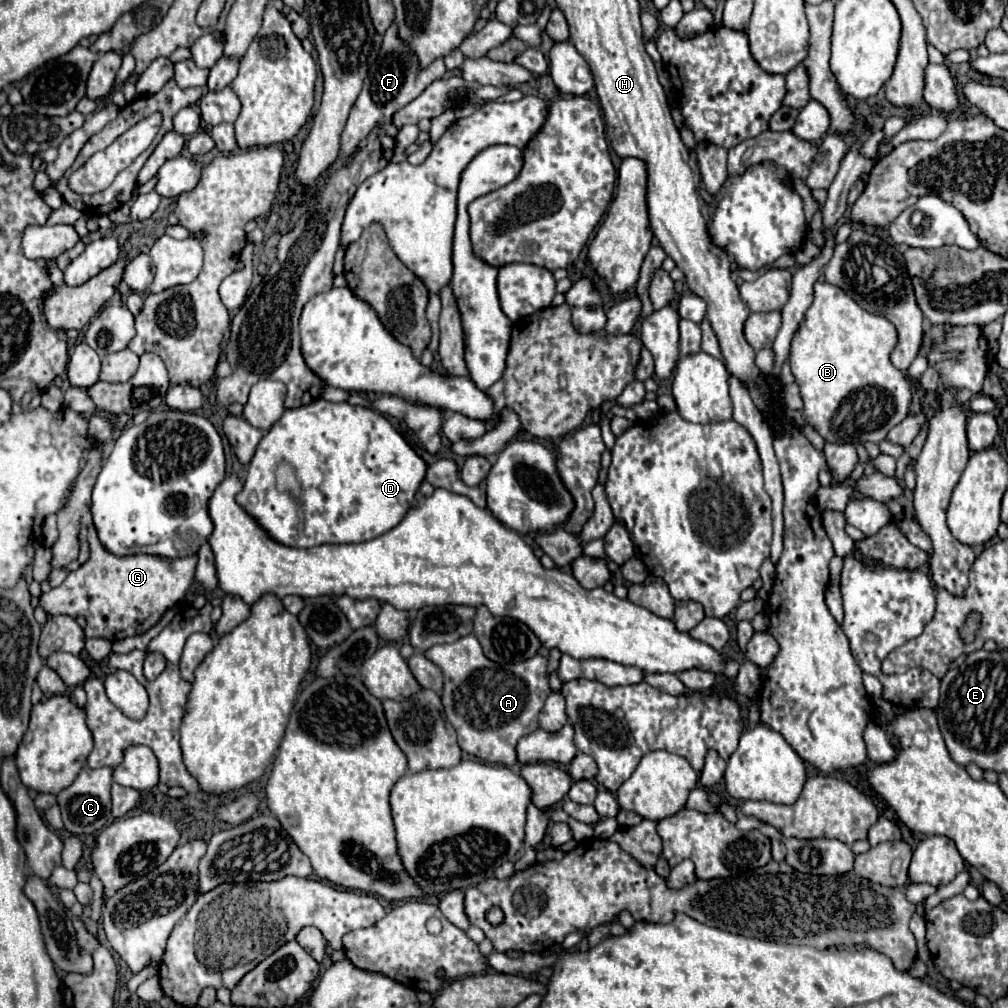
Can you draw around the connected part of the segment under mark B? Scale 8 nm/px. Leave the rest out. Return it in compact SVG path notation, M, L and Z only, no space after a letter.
M828 282L814 284L814 302L806 310L804 320L792 336L790 348L790 366L800 386L804 400L804 412L786 410L786 422L802 426L802 420L812 424L816 432L828 442L882 442L890 428L900 424L910 414L912 390L910 378L906 372L900 372L892 360L892 348L896 348L896 328L884 316L864 312L842 288L836 288Z

